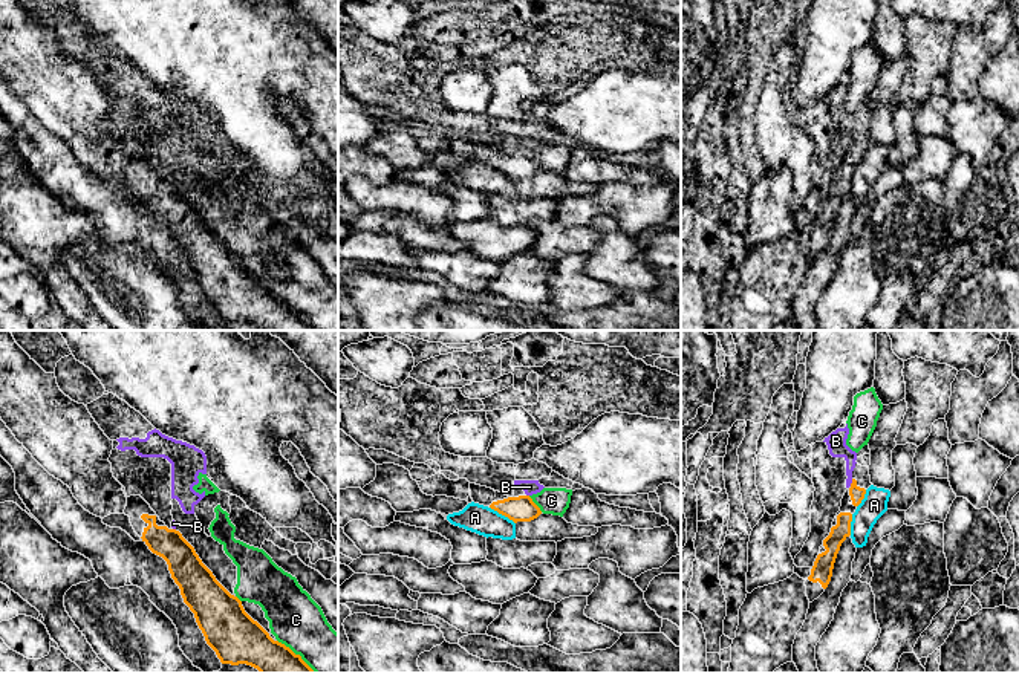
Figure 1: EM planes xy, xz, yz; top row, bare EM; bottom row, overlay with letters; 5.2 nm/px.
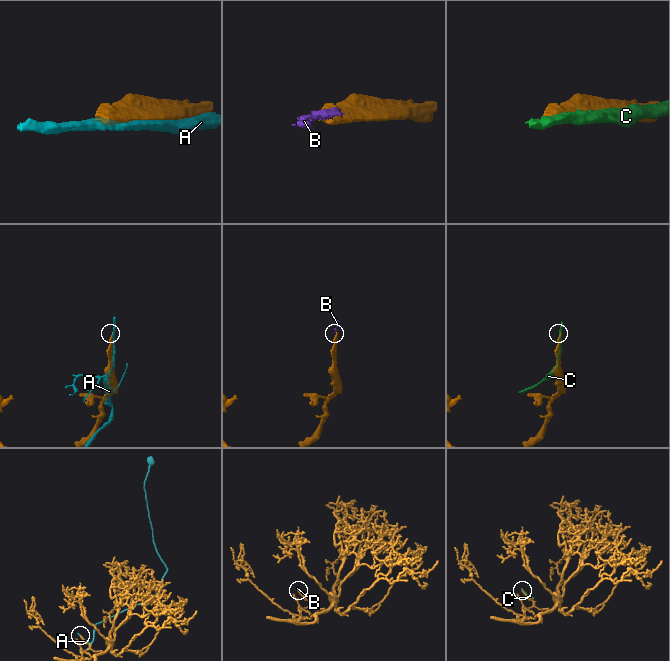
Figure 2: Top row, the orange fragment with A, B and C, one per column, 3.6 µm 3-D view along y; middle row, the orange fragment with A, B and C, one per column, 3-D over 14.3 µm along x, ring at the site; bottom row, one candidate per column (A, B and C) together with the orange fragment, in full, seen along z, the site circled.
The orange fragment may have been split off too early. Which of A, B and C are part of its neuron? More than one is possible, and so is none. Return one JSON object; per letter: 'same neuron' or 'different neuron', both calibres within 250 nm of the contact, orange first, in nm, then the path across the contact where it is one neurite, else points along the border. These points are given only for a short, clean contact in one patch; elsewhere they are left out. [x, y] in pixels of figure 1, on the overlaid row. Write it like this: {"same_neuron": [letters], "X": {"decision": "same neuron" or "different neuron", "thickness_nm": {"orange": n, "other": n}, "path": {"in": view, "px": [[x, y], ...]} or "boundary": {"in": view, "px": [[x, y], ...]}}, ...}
{"same_neuron": [], "A": {"decision": "different neuron", "thickness_nm": {"orange": 140, "other": 150}}, "B": {"decision": "different neuron", "thickness_nm": {"orange": 80, "other": 100}, "boundary": {"in": "yz", "px": [[852, 479], [849, 485]]}}, "C": {"decision": "different neuron", "thickness_nm": {"orange": 140, "other": 140}}}

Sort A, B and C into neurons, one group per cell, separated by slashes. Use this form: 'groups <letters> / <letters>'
groups A / B C

